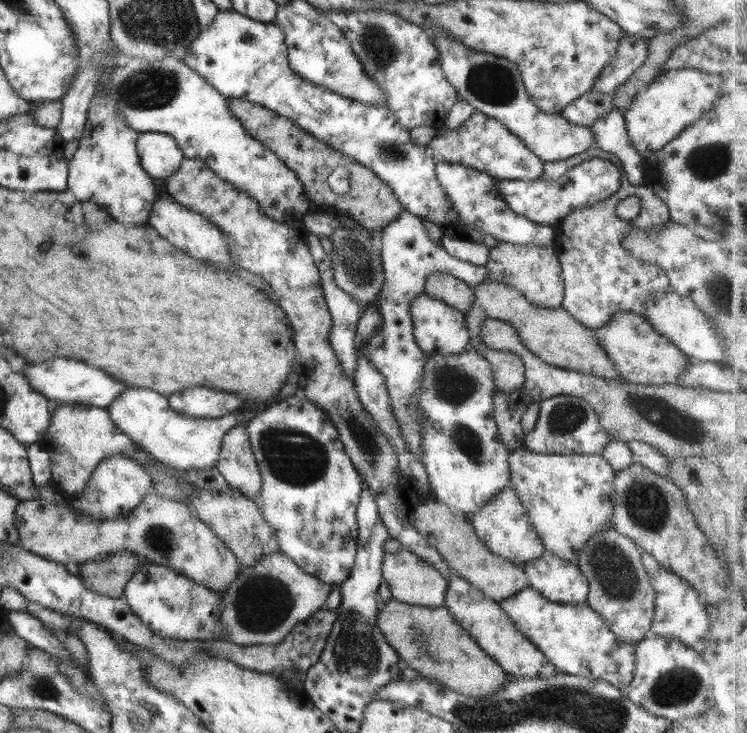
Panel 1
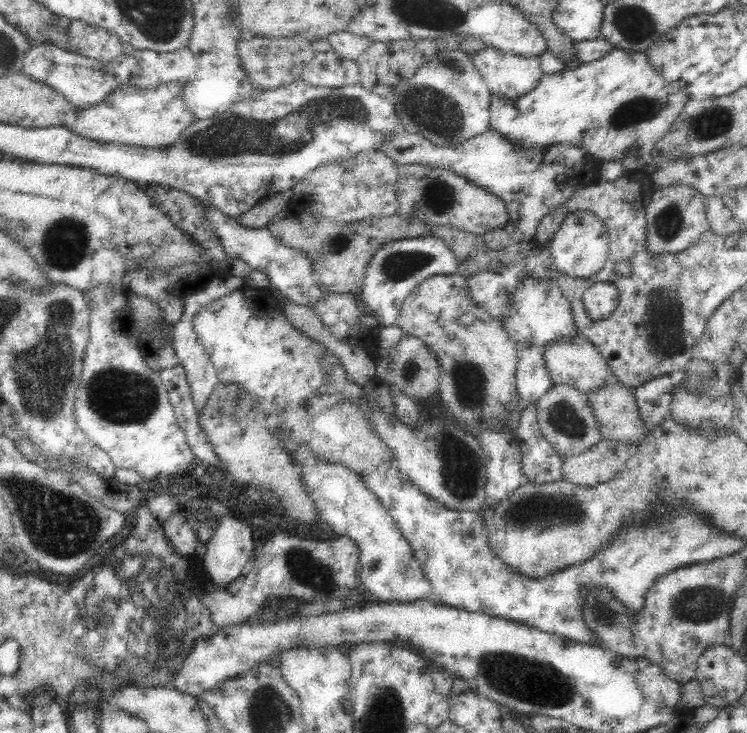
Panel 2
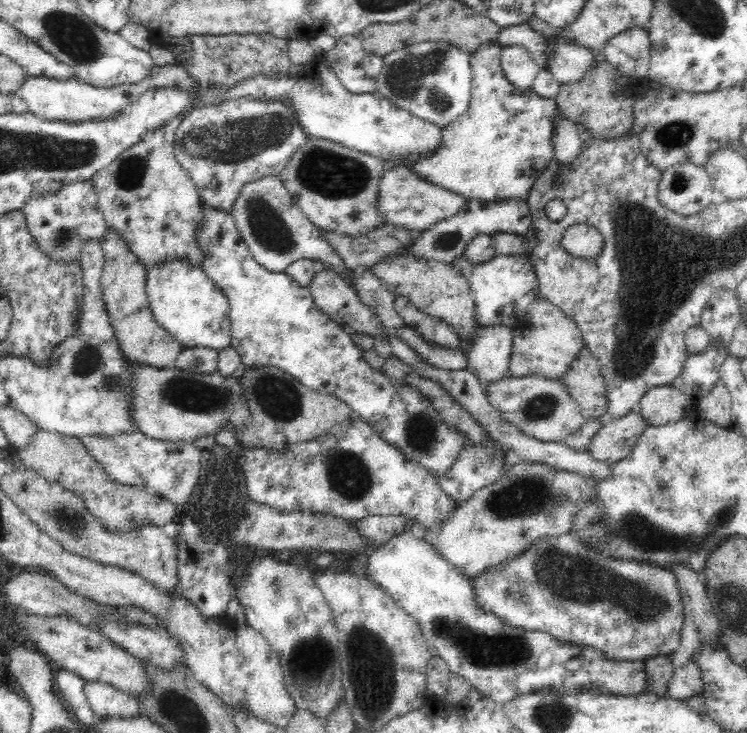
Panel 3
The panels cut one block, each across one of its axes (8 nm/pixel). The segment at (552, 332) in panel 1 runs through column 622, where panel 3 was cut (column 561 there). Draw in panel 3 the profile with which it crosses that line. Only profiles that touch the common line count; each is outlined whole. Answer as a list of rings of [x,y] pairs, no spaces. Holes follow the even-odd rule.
[[[586,347],[579,352],[561,381],[587,419],[594,420],[605,416],[608,406],[605,380],[598,361]]]

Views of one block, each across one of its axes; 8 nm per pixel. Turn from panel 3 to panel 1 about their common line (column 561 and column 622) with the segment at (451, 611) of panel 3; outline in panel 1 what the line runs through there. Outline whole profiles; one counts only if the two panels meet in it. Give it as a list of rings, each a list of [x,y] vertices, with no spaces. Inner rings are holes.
[[[529,587],[521,589],[498,602],[501,610],[509,616],[513,626],[521,635],[531,642],[537,651],[543,653],[545,659],[555,668],[555,673],[563,673],[566,675],[577,675],[595,680],[604,680],[615,686],[619,691],[624,691],[626,685],[632,679],[634,670],[634,648],[631,643],[623,643],[618,640],[607,628],[601,616],[593,609],[589,608],[585,603],[574,605],[562,605],[554,603],[542,597],[539,592]]]

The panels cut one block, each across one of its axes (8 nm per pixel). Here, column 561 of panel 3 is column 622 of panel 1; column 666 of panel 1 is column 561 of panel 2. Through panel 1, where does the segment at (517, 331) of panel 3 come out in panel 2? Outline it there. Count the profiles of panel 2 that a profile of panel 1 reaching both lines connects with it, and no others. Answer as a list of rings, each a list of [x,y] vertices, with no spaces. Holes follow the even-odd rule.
[[[579,335],[573,339],[558,339],[544,349],[544,360],[555,385],[568,385],[588,394],[614,380],[614,374],[606,359],[593,343],[583,336]]]

